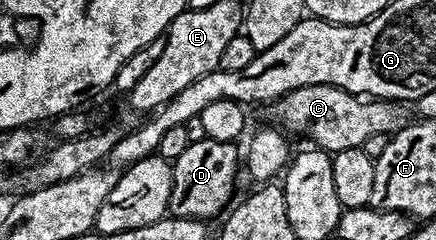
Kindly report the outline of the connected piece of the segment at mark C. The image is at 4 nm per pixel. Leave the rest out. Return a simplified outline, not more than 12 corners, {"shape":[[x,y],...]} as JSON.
{"shape":[[329,84],[267,105],[269,125],[335,154],[395,134],[395,103]]}

